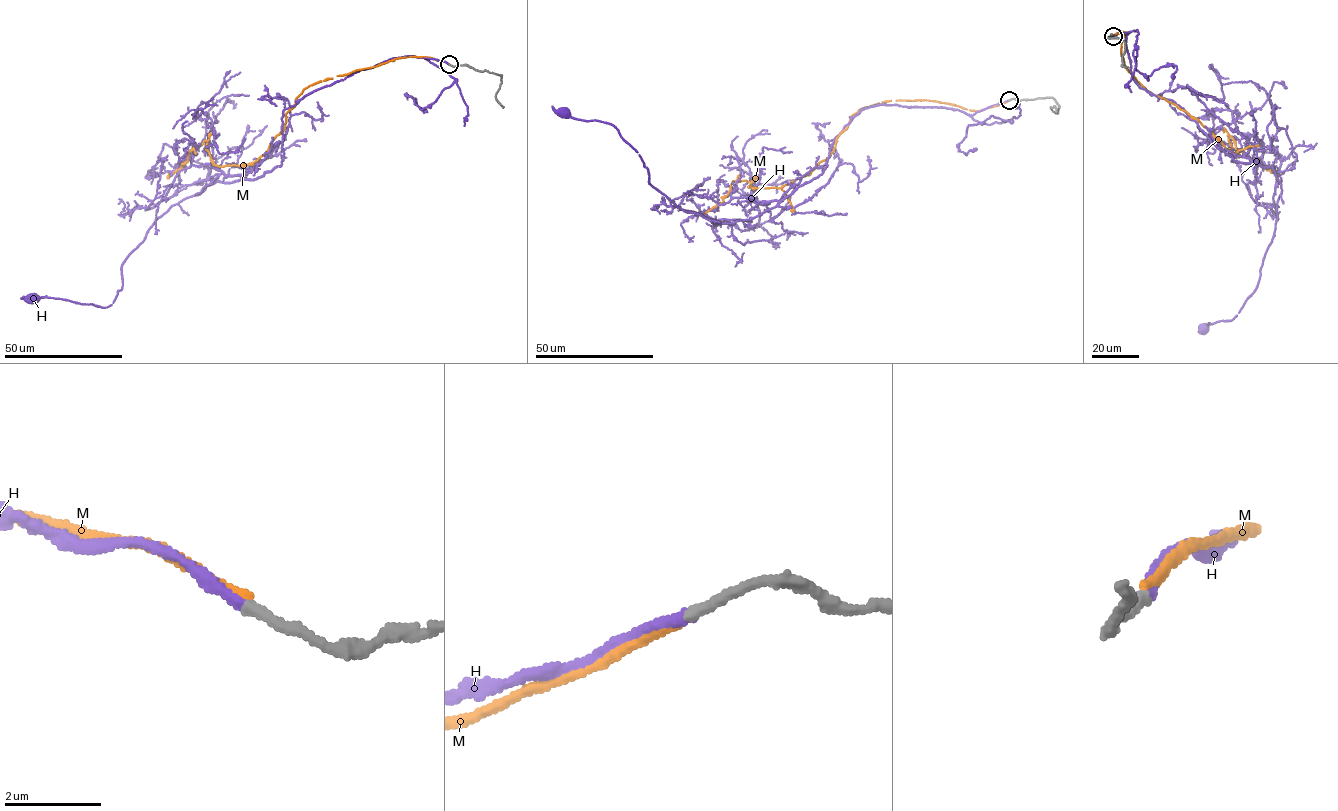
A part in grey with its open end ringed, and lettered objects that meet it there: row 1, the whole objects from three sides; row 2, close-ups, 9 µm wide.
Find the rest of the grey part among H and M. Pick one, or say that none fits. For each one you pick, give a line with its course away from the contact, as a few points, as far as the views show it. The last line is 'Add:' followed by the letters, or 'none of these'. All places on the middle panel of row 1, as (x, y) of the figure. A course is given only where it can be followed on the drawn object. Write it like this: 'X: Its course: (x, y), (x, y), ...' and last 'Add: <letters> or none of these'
H: Its course: (1009, 100), (972, 115), (866, 108), (821, 173), (726, 223), (654, 187), (612, 125), (563, 112)
Add: H

